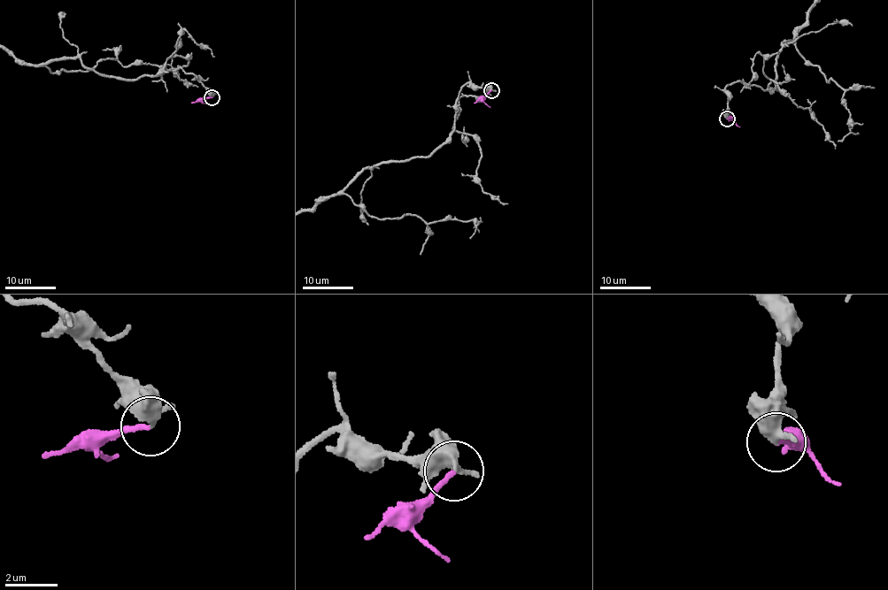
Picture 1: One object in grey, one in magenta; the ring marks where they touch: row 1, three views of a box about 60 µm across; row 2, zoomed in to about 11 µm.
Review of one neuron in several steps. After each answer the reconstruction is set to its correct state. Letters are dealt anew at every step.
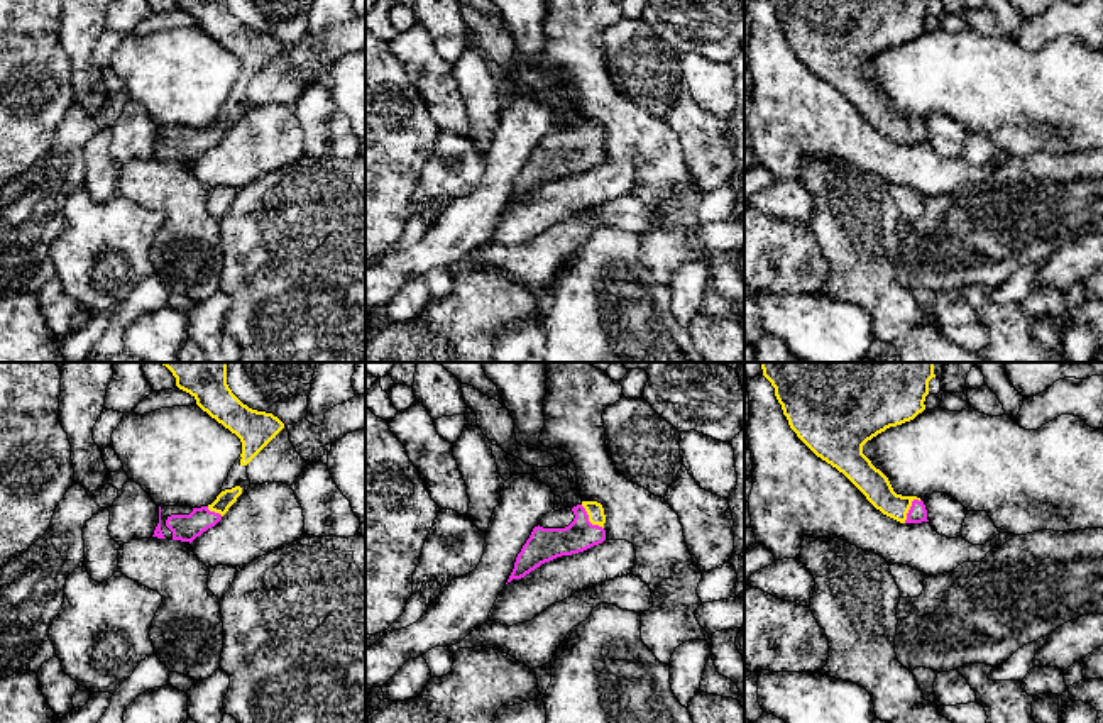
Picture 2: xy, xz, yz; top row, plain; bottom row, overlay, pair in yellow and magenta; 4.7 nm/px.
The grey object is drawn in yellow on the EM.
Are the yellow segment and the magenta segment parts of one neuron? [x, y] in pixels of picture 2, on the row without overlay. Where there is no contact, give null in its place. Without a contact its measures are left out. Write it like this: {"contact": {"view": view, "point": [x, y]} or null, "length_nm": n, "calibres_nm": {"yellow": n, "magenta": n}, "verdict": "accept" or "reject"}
{"contact": {"view": "xz", "point": [589, 141]}, "length_nm": 160, "calibres_nm": {"yellow": 80, "magenta": 160}, "verdict": "accept"}

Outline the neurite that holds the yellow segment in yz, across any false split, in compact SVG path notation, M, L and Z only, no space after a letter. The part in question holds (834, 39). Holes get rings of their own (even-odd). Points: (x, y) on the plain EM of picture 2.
M768 0L797 58L822 81L842 93L883 135L900 144L922 144L927 130L920 119L897 115L888 98L863 75L863 66L890 47L914 41L925 30L930 0Z

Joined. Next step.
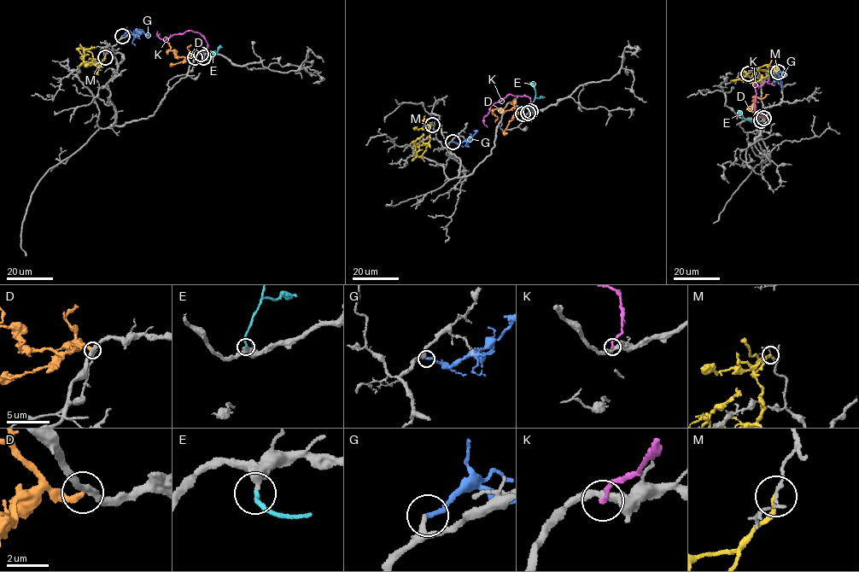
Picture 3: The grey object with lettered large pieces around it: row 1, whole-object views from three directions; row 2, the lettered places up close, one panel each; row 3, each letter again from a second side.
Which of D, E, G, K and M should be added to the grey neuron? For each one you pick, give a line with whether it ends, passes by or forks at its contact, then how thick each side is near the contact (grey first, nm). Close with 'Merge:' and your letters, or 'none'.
E: it ends | 400/200 nm
Merge: E

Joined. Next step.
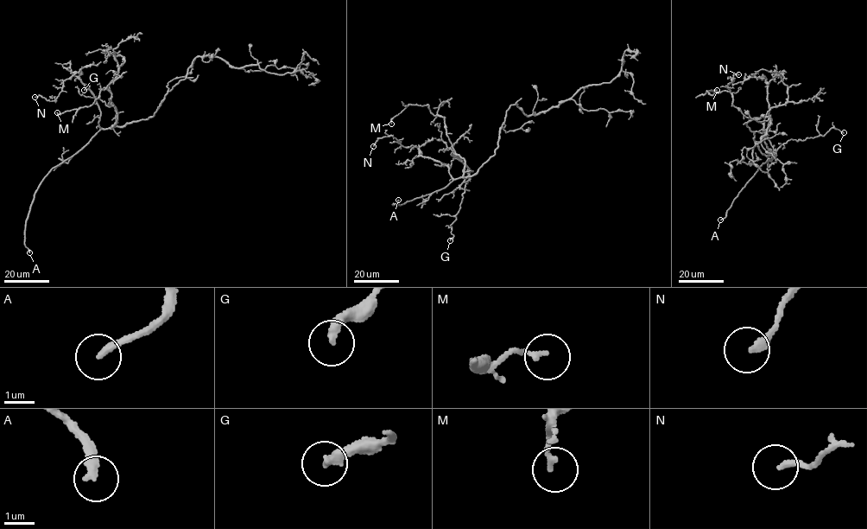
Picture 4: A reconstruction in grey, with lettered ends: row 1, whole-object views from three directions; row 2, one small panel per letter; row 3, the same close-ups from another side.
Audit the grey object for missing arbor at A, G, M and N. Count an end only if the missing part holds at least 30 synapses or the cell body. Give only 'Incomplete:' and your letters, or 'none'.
Incomplete: A

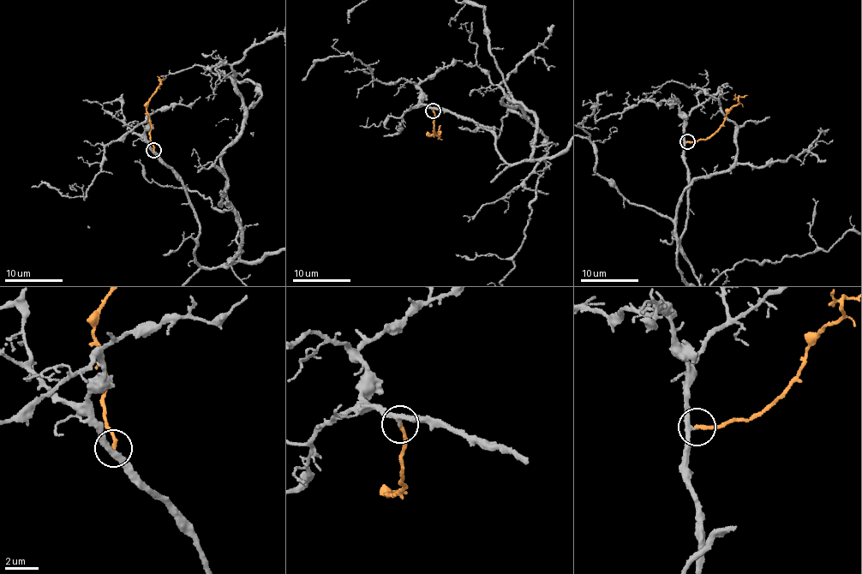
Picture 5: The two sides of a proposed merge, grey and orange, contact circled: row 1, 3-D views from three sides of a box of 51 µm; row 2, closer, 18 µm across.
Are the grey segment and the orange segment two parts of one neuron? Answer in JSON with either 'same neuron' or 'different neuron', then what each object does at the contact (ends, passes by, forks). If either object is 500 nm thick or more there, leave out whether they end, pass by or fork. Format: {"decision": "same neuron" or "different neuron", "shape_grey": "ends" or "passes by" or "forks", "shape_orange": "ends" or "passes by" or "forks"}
{"decision": "same neuron", "shape_grey": "passes by", "shape_orange": "ends"}

